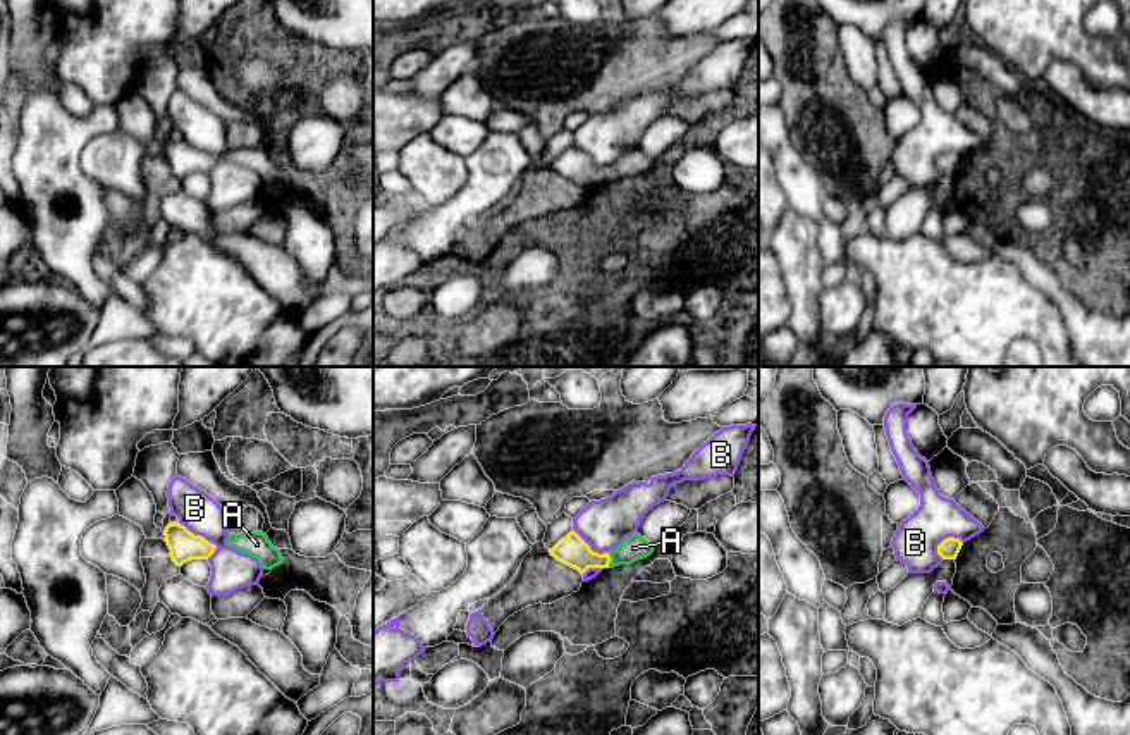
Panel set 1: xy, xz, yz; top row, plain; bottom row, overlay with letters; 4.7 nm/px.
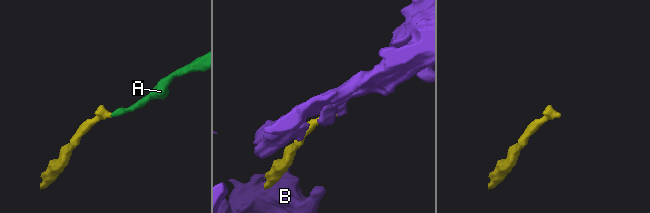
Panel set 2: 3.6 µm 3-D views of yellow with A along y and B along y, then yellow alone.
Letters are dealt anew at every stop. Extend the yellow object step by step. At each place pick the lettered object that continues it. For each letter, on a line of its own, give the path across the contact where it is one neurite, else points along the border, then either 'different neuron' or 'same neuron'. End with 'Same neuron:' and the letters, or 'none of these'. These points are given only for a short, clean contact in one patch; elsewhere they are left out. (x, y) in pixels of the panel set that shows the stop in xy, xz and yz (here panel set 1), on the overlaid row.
A: across xz (573, 551), (582, 558), (609, 560), (633, 548) | same neuron
B: along xy (179, 522), (210, 541), (215, 551) | different neuron
Same neuron: A

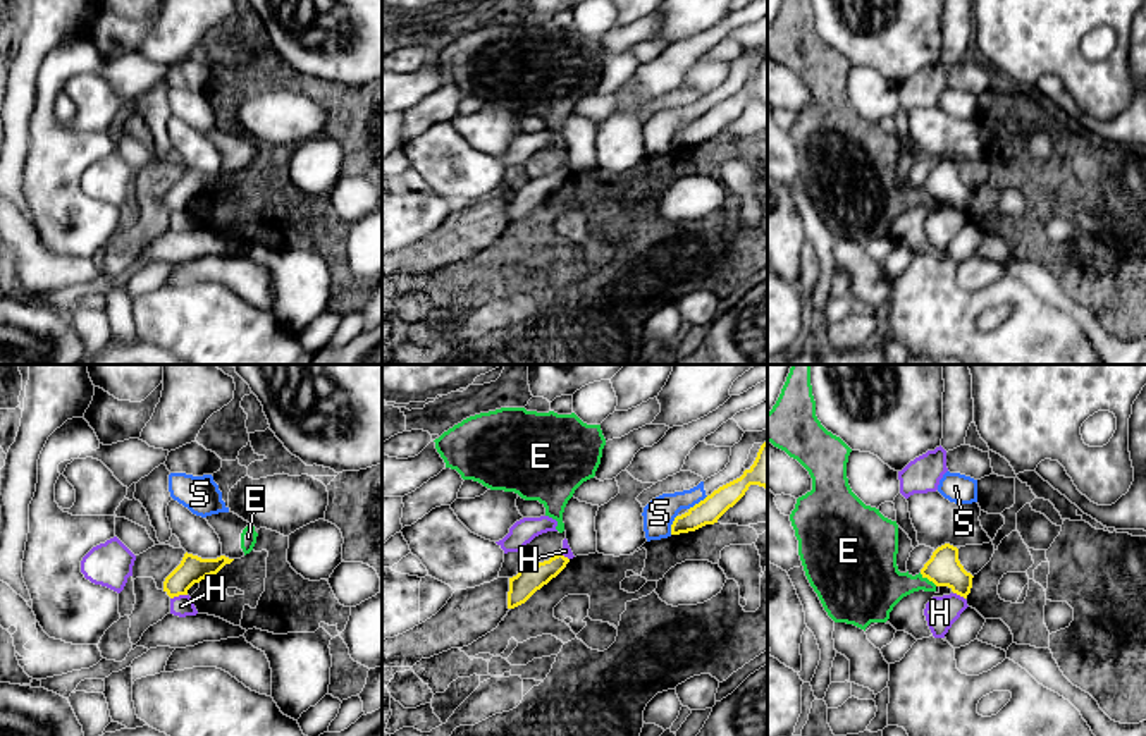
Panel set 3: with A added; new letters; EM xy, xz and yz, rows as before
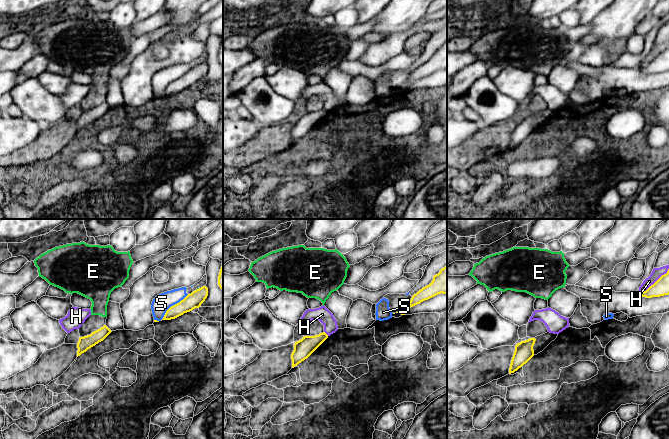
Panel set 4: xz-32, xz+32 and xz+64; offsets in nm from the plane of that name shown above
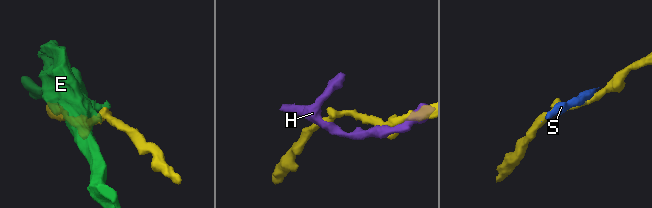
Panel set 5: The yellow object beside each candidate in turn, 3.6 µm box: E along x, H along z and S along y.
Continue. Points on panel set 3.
E: along yz (919, 573), (936, 585) | different neuron
H: different neuron
S: along xz (708, 496), (689, 509) | different neuron
Same neuron: none of these

